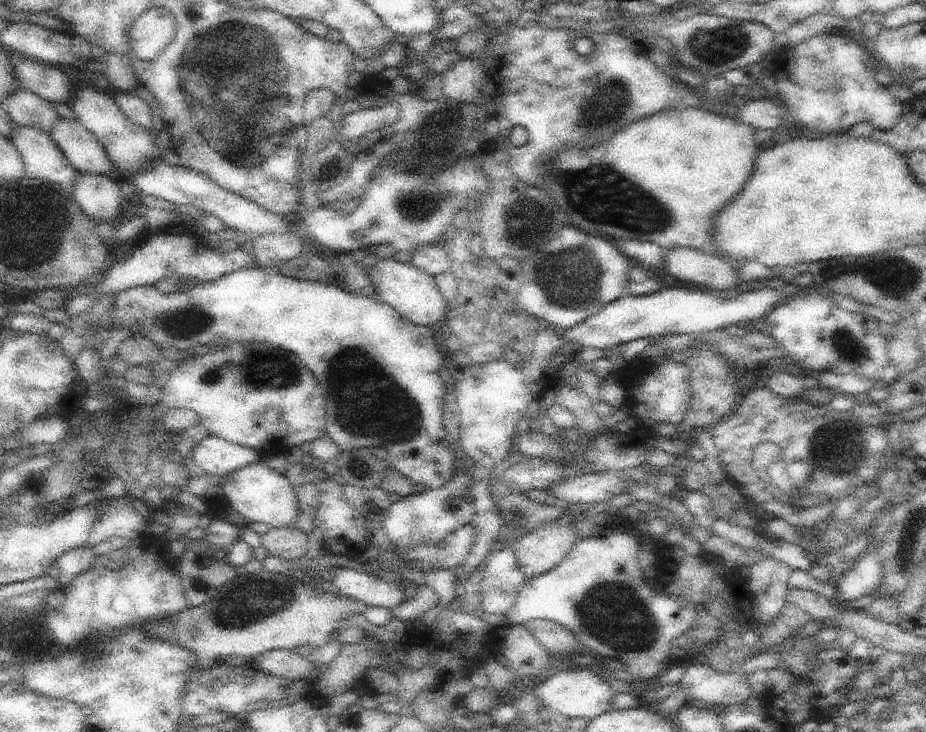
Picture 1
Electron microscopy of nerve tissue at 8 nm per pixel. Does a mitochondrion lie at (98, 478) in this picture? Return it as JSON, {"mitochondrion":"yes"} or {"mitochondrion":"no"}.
{"mitochondrion":"no"}

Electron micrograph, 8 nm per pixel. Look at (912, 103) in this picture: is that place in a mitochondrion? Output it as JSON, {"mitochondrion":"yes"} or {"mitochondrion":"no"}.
{"mitochondrion":"no"}

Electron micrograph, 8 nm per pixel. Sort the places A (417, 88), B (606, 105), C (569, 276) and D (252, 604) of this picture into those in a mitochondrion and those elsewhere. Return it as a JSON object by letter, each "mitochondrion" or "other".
{"A":"other","B":"mitochondrion","C":"mitochondrion","D":"mitochondrion"}

